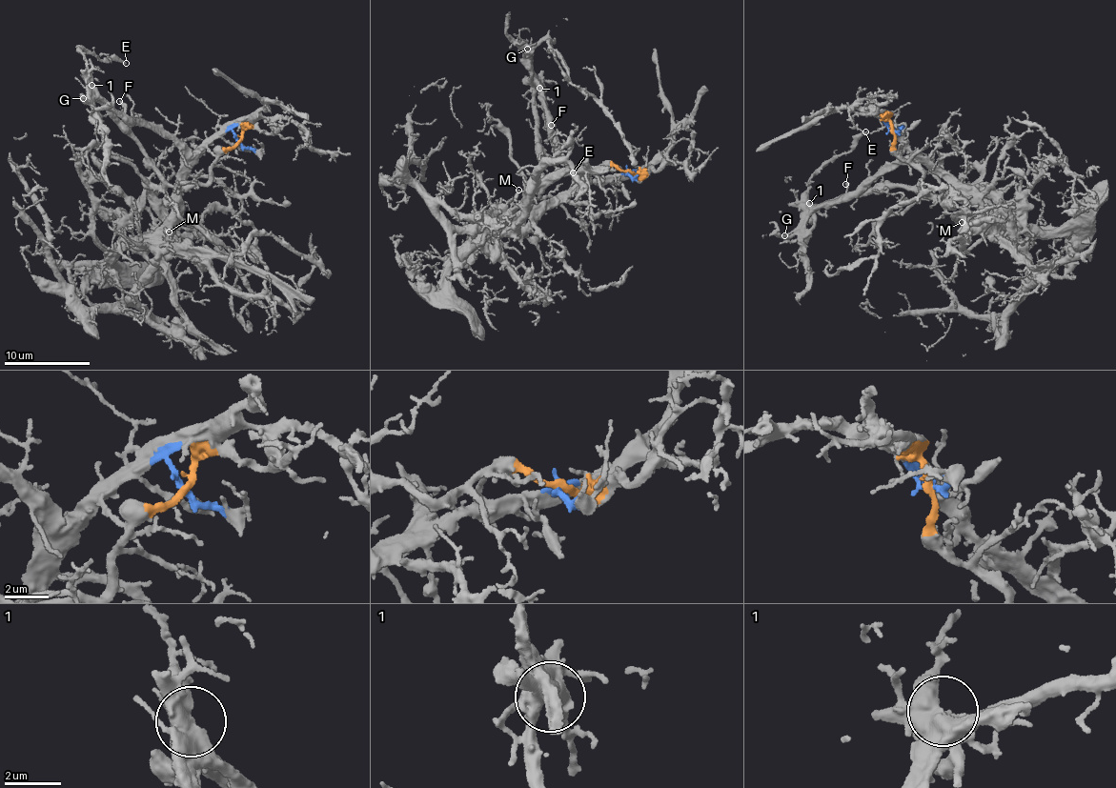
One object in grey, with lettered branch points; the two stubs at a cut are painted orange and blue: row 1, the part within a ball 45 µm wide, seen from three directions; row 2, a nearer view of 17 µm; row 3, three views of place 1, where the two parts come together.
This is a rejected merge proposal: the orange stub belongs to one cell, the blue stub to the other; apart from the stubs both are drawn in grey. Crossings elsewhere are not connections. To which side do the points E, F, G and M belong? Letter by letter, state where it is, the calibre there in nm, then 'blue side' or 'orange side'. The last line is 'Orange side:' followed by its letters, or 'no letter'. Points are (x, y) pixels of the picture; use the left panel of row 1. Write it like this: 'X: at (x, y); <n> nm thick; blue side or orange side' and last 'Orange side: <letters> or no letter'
E: at (126, 63); 240 nm thick; blue side
F: at (119, 101); 220 nm thick; blue side
G: at (83, 98); 150 nm thick; blue side
M: at (169, 232); 240 nm thick; blue side
Orange side: no letter

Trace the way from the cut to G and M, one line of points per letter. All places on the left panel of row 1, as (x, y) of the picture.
G: (239, 140), (230, 131), (193, 150), (144, 120), (128, 120), (100, 96), (88, 101), (82, 97)
M: (239, 140), (230, 131), (220, 132), (200, 144), (192, 152), (167, 241), (168, 232)

